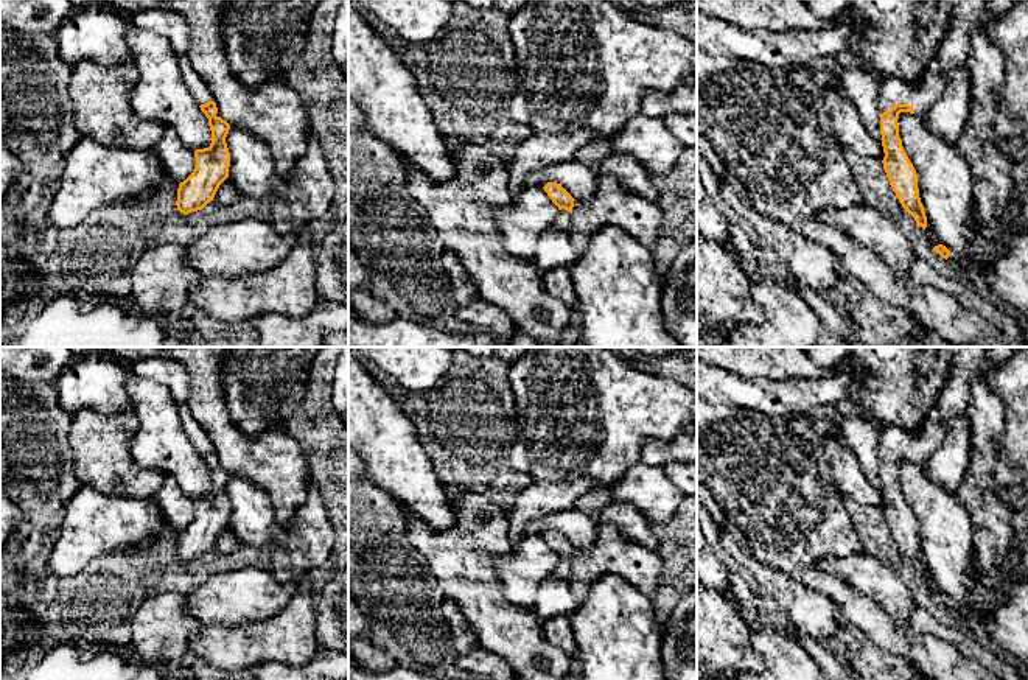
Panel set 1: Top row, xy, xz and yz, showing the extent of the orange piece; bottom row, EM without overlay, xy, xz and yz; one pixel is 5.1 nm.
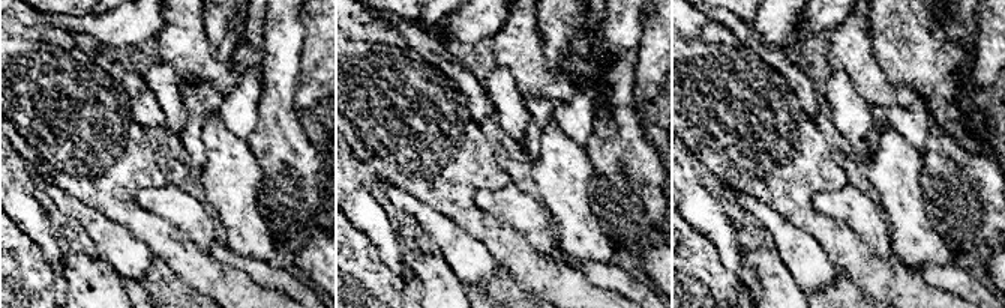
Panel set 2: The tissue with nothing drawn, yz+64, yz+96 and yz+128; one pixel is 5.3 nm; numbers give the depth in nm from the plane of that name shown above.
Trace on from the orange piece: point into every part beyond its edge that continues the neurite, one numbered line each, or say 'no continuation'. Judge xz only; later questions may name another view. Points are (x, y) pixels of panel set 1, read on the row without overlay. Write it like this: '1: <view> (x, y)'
1: xz (565, 565)

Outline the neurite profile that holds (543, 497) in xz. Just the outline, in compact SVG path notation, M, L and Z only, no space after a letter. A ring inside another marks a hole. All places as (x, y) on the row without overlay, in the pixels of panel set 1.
M577 478L565 482L540 479L523 489L509 512L510 540L519 542L527 532L526 526L538 517L557 514L574 507L574 503L594 489L591 478Z

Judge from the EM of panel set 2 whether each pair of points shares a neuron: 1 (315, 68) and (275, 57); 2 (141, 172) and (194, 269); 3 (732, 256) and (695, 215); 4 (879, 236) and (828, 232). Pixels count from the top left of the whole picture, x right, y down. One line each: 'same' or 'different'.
1: different
2: same
3: same
4: different

